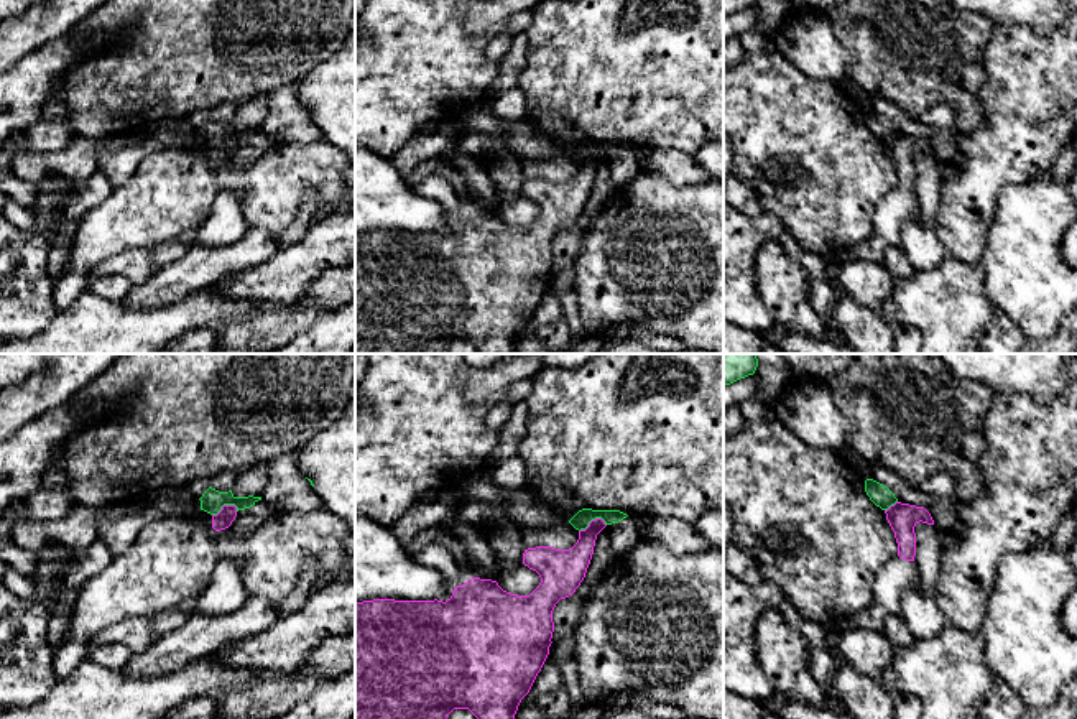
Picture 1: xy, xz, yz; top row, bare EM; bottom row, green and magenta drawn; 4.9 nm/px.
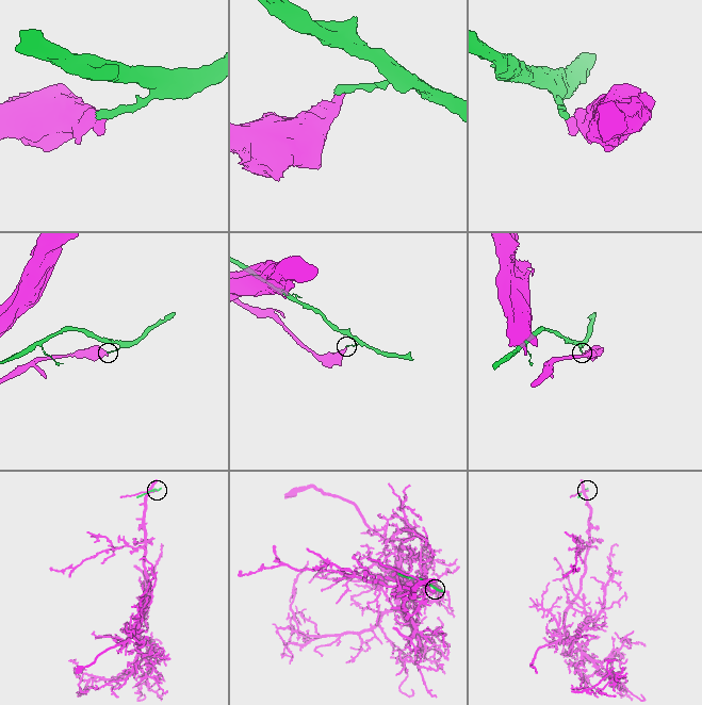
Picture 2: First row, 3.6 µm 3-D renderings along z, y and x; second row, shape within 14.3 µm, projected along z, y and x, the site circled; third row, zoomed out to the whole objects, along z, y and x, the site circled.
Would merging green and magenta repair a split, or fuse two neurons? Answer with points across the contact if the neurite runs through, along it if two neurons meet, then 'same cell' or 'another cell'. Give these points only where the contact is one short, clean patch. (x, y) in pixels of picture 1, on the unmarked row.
along xz (605, 153), (594, 150), (579, 163) | another cell

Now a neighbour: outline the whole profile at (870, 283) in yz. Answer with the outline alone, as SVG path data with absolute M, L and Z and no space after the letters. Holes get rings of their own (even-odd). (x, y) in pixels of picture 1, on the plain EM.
M852 260L835 267L837 291L847 293L862 306L883 316L883 306L894 291L894 280L883 263Z

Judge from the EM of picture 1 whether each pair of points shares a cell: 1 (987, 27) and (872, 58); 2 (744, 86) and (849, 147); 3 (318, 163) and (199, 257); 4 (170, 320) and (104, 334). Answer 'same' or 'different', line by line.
1: same
2: same
3: different
4: same

